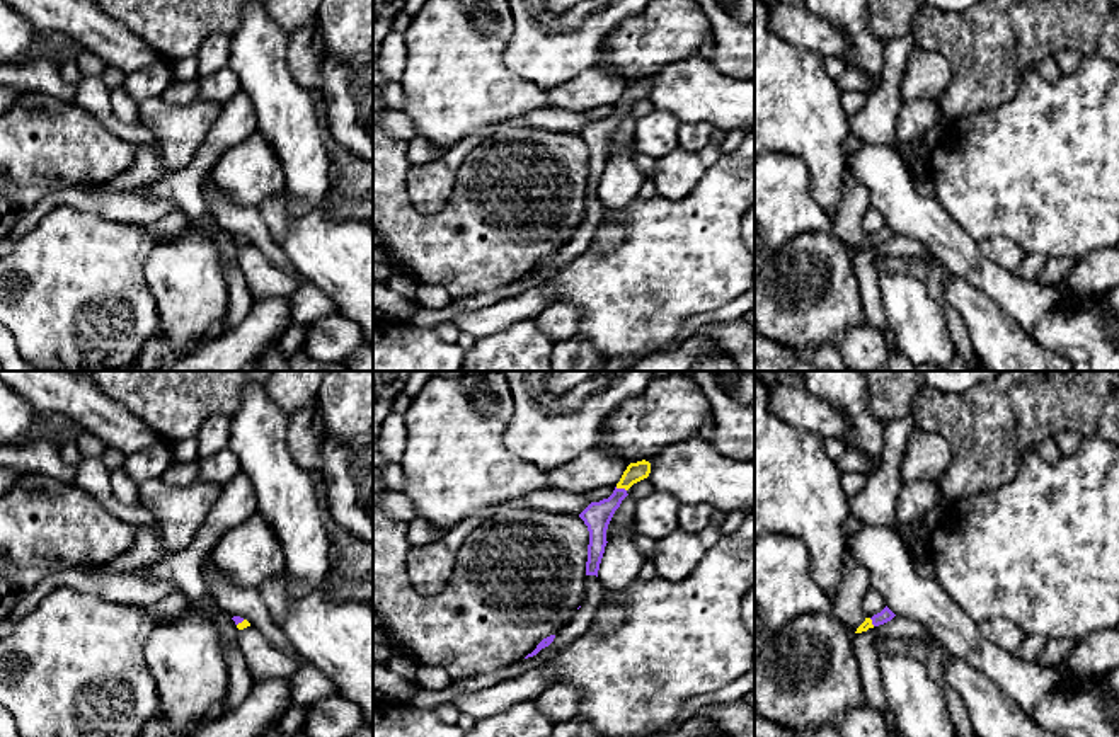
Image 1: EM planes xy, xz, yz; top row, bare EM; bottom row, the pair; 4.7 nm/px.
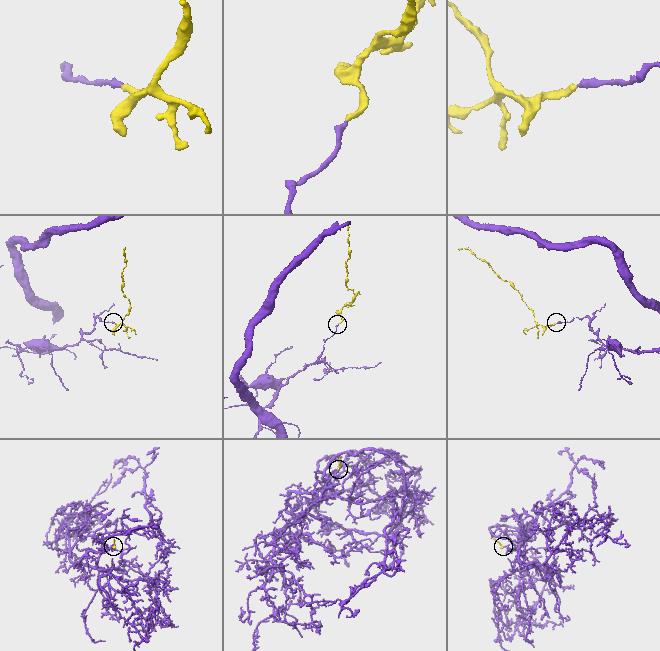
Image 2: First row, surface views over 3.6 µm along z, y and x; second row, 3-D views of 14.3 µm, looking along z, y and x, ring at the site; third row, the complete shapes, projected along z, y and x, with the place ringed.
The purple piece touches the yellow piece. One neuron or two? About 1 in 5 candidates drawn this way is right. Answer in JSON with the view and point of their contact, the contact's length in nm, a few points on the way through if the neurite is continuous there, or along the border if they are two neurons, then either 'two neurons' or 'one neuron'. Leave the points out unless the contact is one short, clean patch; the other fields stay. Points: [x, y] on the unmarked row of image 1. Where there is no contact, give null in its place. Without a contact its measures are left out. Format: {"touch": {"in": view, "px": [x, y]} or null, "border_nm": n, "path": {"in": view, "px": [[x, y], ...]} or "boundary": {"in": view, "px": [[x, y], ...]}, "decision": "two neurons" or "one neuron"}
{"touch": {"in": "xz", "px": [620, 108]}, "border_nm": 60, "path": {"in": "xz", "px": [[596, 135], [620, 108], [636, 91]]}, "decision": "one neuron"}

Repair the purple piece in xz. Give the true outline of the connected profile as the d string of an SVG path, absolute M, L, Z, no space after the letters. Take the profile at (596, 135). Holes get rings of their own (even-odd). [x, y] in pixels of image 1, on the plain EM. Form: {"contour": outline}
{"contour": "M642 78L637 82L630 82L623 90L620 100L617 102L613 112L608 117L600 121L591 121L579 136L584 140L589 150L589 163L588 163L588 180L586 180L586 194L596 194L600 189L600 182L606 165L606 148L620 126L622 119L628 114L627 109L647 97L651 92L651 82Z"}

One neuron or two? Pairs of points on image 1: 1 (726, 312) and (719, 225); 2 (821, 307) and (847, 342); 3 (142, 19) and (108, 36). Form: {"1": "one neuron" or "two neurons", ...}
{"1": "two neurons", "2": "two neurons", "3": "two neurons"}

